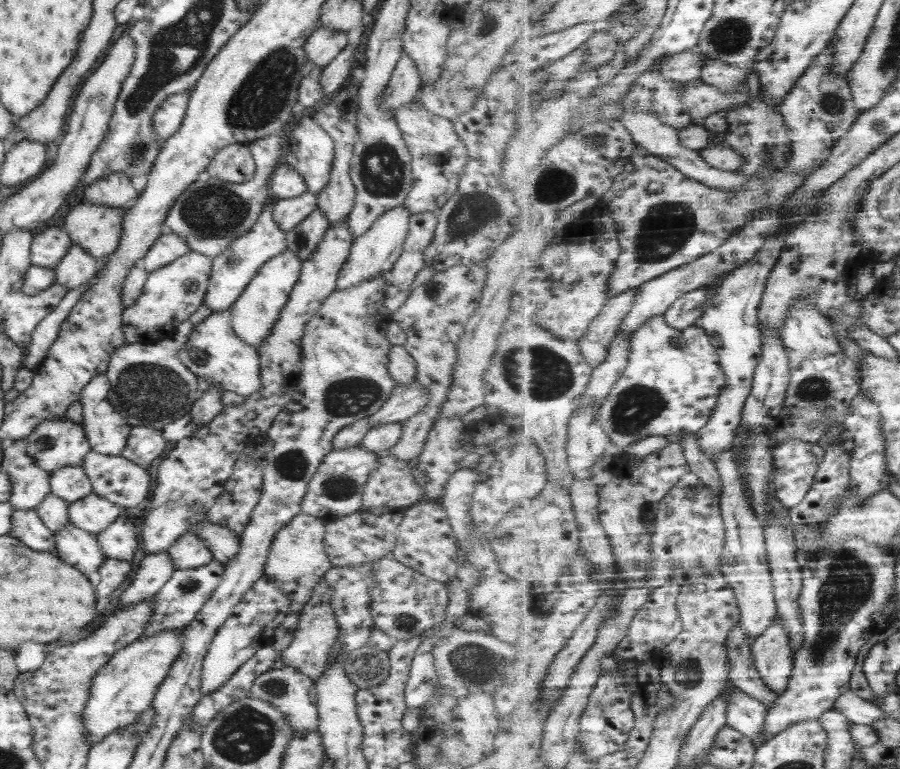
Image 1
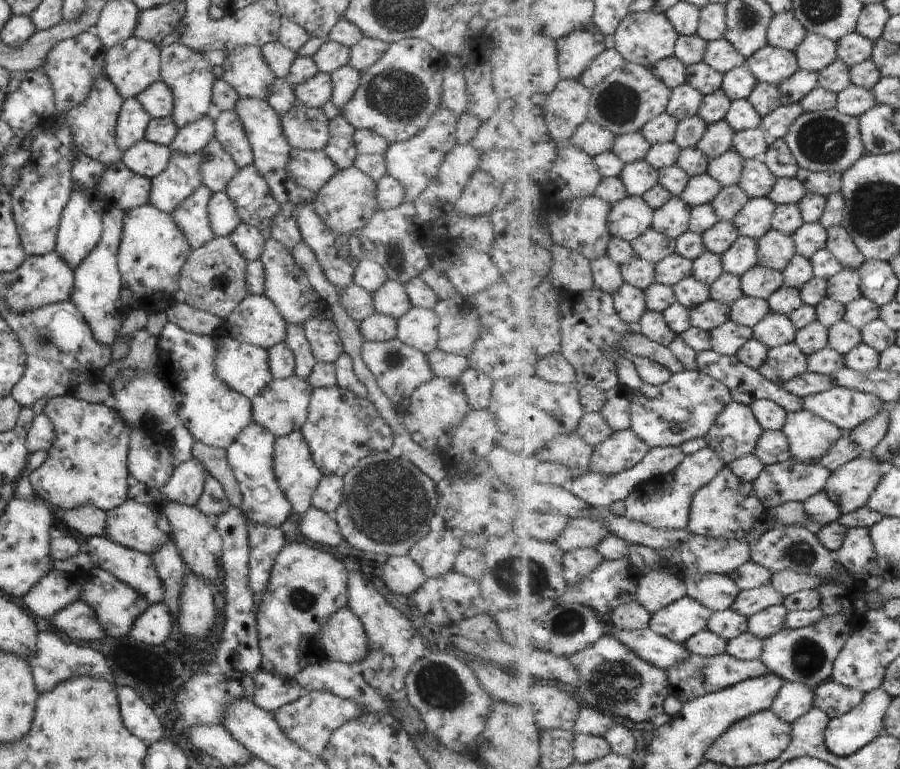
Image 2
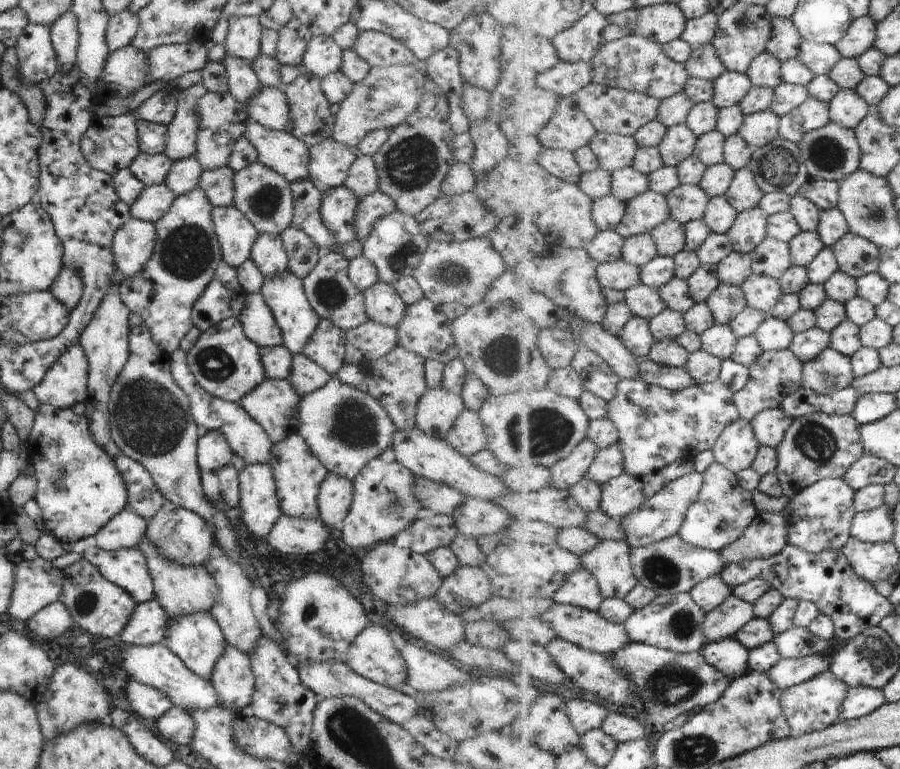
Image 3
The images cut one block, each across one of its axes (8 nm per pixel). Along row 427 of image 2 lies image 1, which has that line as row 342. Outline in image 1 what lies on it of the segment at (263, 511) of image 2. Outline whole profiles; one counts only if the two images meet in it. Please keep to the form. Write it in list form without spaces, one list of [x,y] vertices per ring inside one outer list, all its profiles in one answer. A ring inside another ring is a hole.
[[[285,248],[281,253],[273,258],[265,261],[261,268],[257,270],[257,274],[250,279],[241,291],[241,294],[231,304],[231,325],[234,334],[238,338],[249,344],[252,348],[260,348],[265,338],[268,338],[273,328],[273,323],[277,322],[277,315],[281,312],[281,307],[285,305],[289,291],[293,288],[297,277],[299,276],[301,267],[299,257]]]

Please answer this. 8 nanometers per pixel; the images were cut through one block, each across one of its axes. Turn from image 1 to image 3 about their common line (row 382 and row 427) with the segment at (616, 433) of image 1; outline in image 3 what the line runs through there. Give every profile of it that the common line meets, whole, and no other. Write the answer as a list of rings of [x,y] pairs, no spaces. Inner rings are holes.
[[[623,379],[616,398],[609,403],[608,418],[617,426],[619,432],[618,446],[625,458],[625,473],[633,476],[649,475],[669,464],[681,463],[686,459],[695,460],[701,452],[712,450],[716,446],[717,438],[728,429],[729,424],[740,418],[740,411],[733,396],[735,392],[720,380],[696,383],[685,390],[673,392],[642,379]]]

